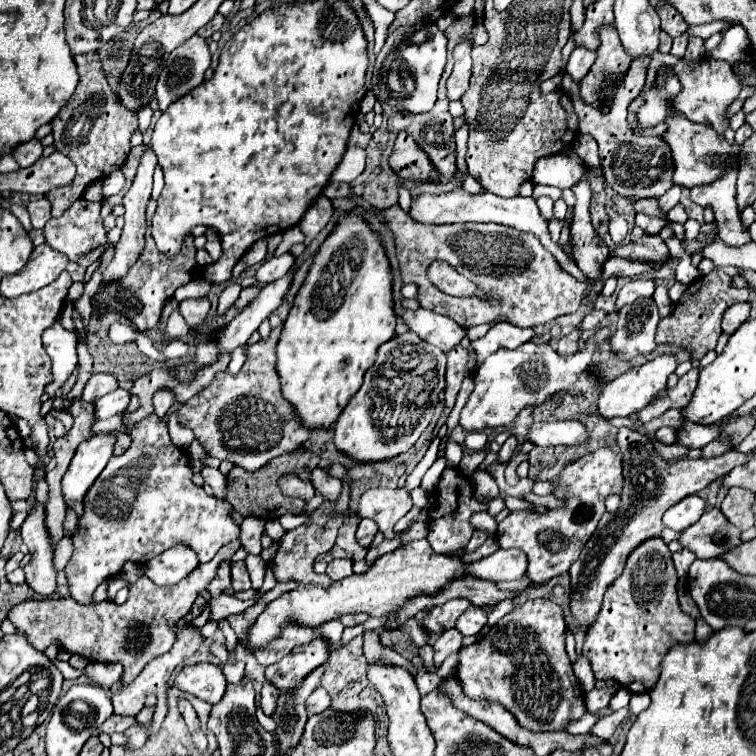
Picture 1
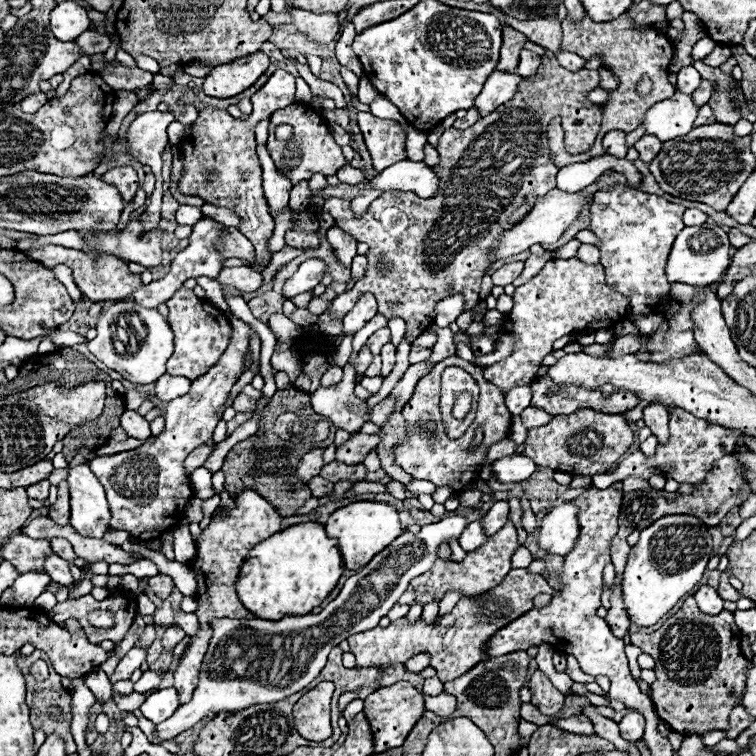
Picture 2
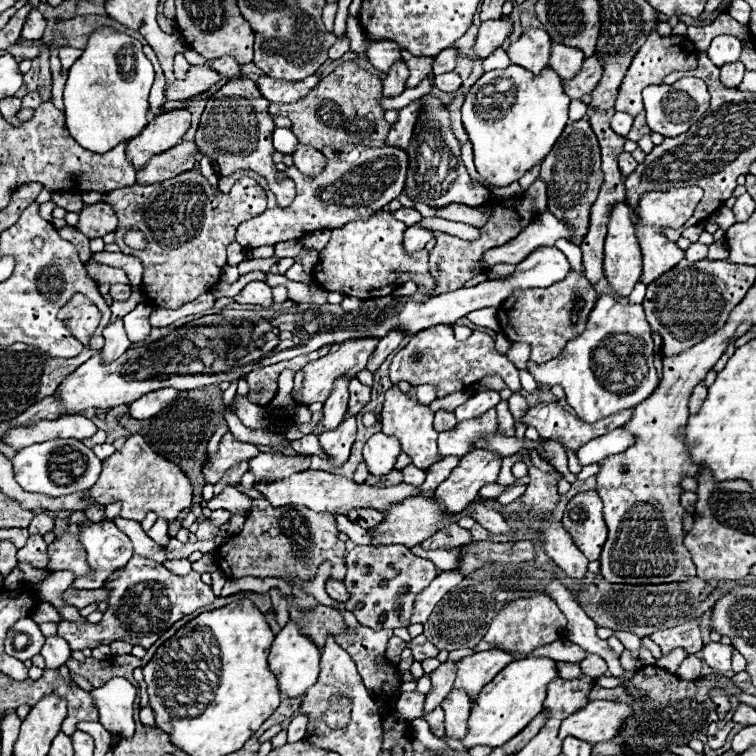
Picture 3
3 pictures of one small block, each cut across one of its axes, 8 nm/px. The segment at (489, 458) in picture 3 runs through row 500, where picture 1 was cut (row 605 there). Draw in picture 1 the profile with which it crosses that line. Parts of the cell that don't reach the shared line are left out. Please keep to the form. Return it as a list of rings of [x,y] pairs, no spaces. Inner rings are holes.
[[[460,598],[460,600],[450,600],[448,604],[442,604],[442,606],[432,608],[432,610],[420,620],[420,626],[422,626],[426,632],[430,632],[430,634],[450,630],[450,628],[456,626],[458,616],[460,616],[466,608],[470,608],[470,606],[472,606],[472,604],[470,604],[468,600],[464,600],[464,598]]]

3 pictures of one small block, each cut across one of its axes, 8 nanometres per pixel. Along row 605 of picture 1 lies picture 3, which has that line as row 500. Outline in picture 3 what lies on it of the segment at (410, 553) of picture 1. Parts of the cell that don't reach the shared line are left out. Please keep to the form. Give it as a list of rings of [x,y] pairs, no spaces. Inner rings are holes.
[[[324,470],[298,472],[298,474],[292,474],[290,478],[274,480],[274,482],[268,482],[268,484],[256,484],[254,488],[260,490],[272,506],[294,504],[294,506],[312,508],[316,512],[326,512],[328,510],[328,512],[336,512],[336,514],[348,514],[348,510],[356,510],[356,508],[384,510],[384,508],[388,508],[392,504],[398,504],[400,500],[422,494],[418,486],[410,486],[410,484],[404,484],[404,482],[398,484],[398,486],[376,488],[376,486],[368,486],[368,484],[356,484],[354,480],[350,480],[346,476],[324,472]]]

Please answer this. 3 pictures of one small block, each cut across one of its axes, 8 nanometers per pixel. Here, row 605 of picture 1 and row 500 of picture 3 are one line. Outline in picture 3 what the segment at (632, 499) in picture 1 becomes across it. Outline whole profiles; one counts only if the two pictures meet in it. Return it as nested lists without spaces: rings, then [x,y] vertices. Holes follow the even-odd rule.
[[[590,490],[576,494],[564,510],[562,524],[580,552],[584,552],[588,560],[598,560],[608,536],[598,492]]]

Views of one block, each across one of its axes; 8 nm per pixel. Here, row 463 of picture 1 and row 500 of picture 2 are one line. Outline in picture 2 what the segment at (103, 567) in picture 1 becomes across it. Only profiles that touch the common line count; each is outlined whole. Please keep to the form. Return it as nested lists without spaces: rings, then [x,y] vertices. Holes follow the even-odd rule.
[[[228,316],[232,338],[226,348],[226,352],[220,356],[220,360],[196,382],[192,382],[192,388],[186,396],[180,396],[176,400],[170,400],[166,406],[166,428],[160,436],[154,438],[152,444],[142,444],[134,450],[112,454],[112,456],[96,456],[90,462],[90,470],[98,476],[102,486],[106,488],[108,504],[112,510],[110,528],[126,530],[134,538],[146,540],[146,538],[160,538],[164,530],[178,526],[182,512],[186,508],[186,502],[192,498],[192,486],[190,478],[184,470],[184,458],[198,448],[200,444],[206,444],[212,440],[212,432],[216,424],[222,420],[222,412],[226,408],[226,400],[236,384],[236,380],[244,372],[244,358],[250,348],[250,336],[254,330],[238,320],[236,316]]]

